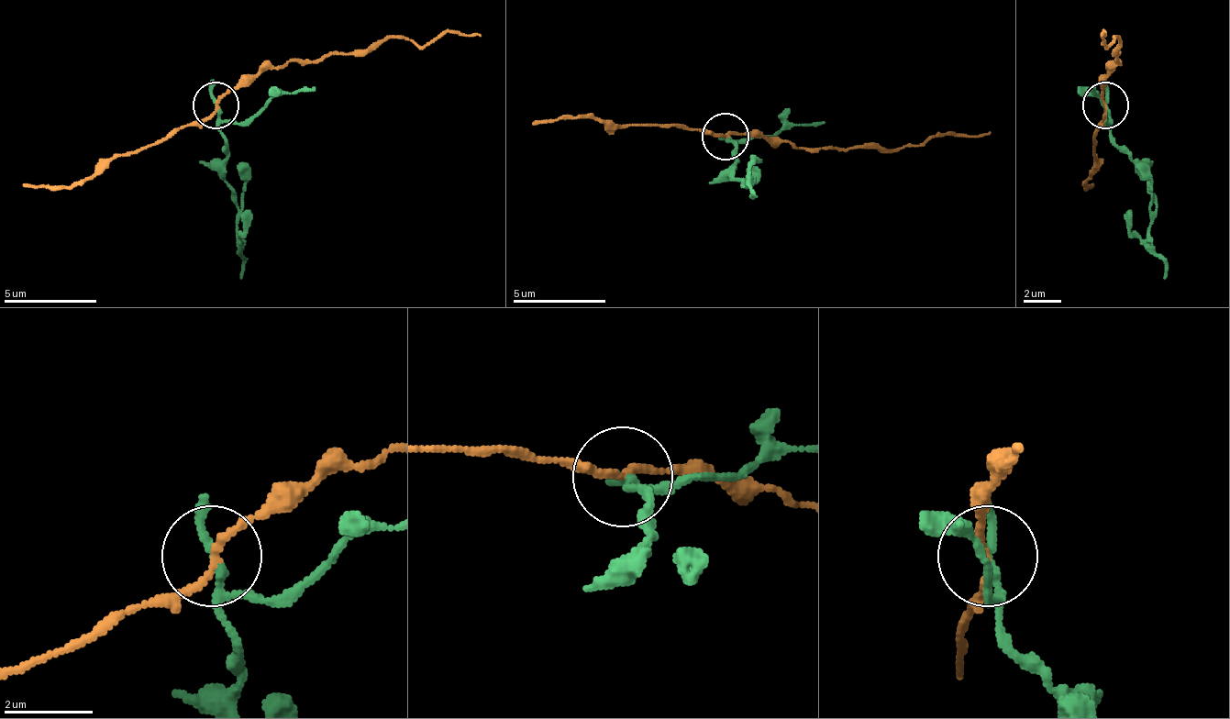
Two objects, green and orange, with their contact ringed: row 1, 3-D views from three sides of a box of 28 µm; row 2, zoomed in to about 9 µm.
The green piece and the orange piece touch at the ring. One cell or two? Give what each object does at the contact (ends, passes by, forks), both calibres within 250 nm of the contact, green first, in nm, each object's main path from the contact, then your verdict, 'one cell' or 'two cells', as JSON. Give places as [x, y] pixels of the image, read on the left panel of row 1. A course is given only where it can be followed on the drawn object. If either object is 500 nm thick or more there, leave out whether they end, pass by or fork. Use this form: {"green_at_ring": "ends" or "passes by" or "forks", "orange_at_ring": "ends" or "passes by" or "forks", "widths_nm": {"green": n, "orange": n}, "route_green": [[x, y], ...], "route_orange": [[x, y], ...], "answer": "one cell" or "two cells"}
{"green_at_ring": "forks", "orange_at_ring": "passes by", "widths_nm": {"green": 150, "orange": 150}, "route_green": [[215, 104], [224, 146], [224, 178], [238, 205], [238, 248], [242, 280]], "route_orange": [[215, 104], [288, 62], [372, 52], [382, 43], [479, 34]], "answer": "two cells"}

